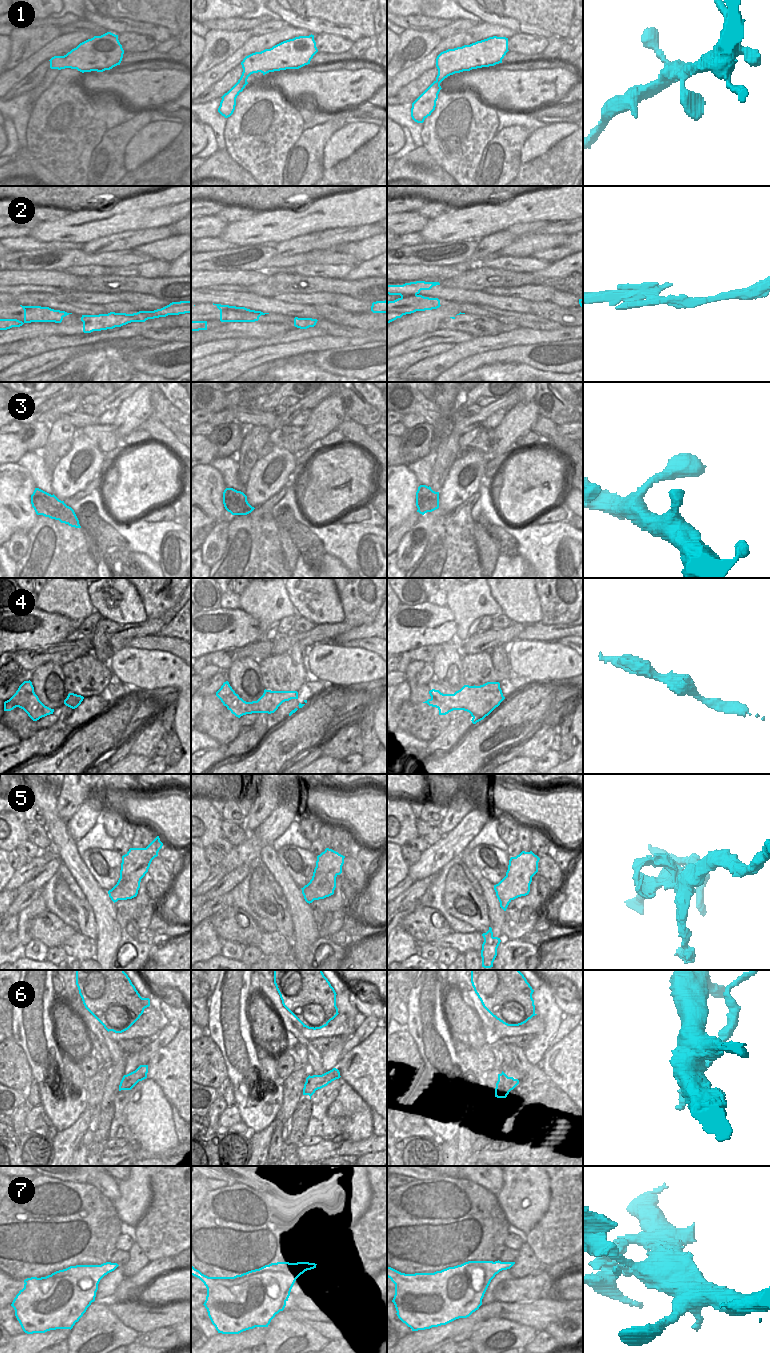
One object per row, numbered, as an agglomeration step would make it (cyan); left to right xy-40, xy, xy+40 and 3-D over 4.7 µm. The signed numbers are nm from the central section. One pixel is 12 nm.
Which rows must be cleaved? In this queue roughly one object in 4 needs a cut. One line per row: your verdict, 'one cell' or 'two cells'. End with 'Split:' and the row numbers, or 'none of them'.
1: one cell
2: one cell
3: one cell
4: one cell
5: two cells
6: one cell
7: two cells
Split: 5, 7

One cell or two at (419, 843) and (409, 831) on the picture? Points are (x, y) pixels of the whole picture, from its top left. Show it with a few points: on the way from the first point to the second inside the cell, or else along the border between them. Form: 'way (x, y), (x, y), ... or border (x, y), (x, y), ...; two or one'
border (418, 836), (408, 843); two

